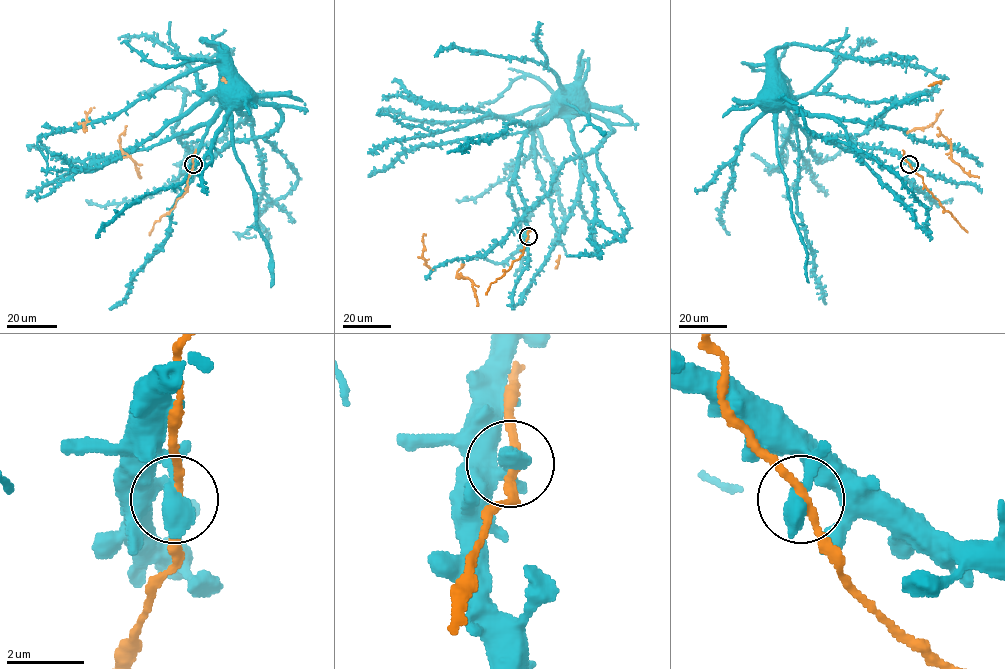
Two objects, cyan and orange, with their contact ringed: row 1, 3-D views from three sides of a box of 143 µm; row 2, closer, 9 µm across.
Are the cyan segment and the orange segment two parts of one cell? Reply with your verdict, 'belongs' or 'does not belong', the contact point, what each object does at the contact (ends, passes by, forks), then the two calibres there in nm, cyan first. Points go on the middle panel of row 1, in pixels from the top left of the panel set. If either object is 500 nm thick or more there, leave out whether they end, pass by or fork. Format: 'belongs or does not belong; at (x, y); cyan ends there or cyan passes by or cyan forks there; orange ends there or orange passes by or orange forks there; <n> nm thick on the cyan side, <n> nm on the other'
does not belong; at (528, 236); 600 nm thick on the cyan side, 180 nm on the other

